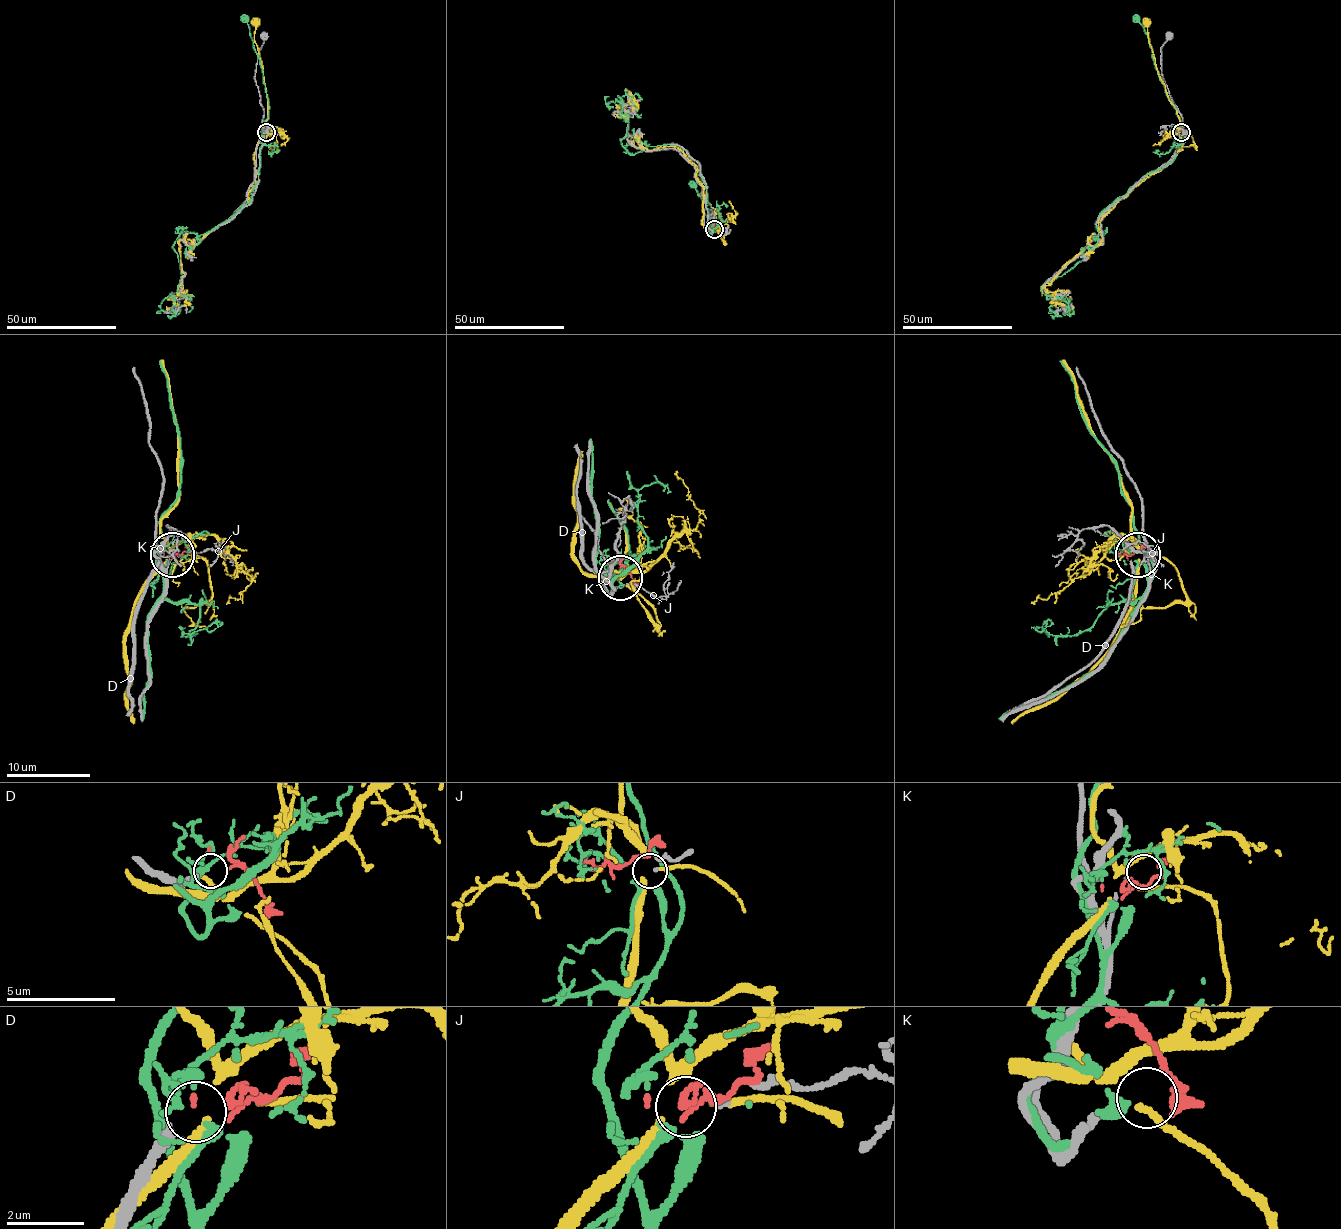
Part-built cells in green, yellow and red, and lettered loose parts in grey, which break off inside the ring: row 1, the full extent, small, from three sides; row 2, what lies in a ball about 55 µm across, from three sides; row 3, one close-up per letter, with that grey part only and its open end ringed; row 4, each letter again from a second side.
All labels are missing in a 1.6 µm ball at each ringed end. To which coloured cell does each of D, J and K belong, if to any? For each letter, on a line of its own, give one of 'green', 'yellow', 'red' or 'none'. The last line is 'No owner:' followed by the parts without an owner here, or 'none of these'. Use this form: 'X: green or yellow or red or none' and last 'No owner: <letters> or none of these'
D: none
J: green
K: red
No owner: D

